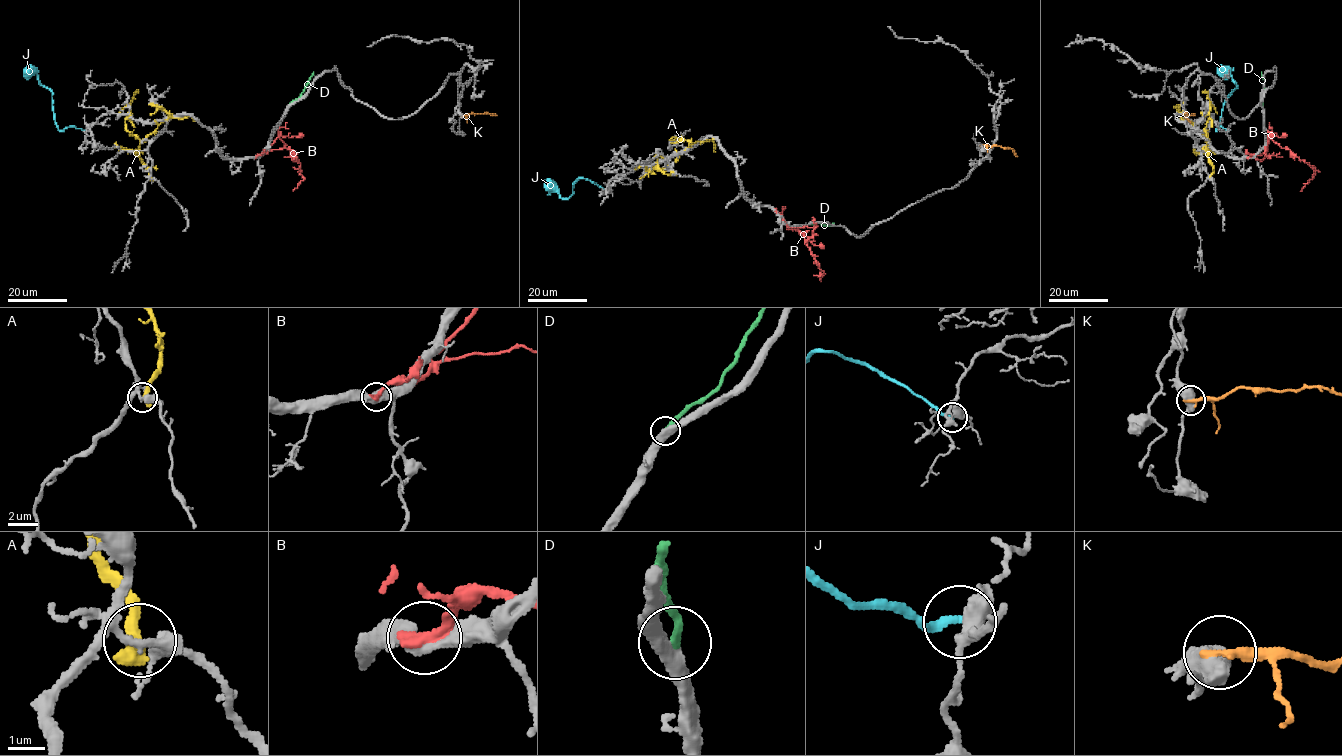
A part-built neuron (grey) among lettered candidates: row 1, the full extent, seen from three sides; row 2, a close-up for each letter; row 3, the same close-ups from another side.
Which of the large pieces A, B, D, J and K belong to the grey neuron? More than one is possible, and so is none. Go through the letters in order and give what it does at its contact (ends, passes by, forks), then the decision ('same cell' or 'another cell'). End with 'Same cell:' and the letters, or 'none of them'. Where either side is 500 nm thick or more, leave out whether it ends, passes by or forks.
A: it ends there; another cell
B: it ends there; another cell
D: it ends there; same cell
J: it ends there; another cell
K: another cell
Same cell: D

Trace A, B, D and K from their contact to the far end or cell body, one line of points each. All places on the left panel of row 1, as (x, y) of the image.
A: (152, 178), (138, 155), (139, 144), (162, 121), (171, 117), (191, 117), (195, 121)
B: (255, 158), (262, 155), (279, 137), (300, 164), (303, 179), (292, 190)
D: (289, 105), (298, 98), (314, 72)
K: (461, 115), (496, 114)

